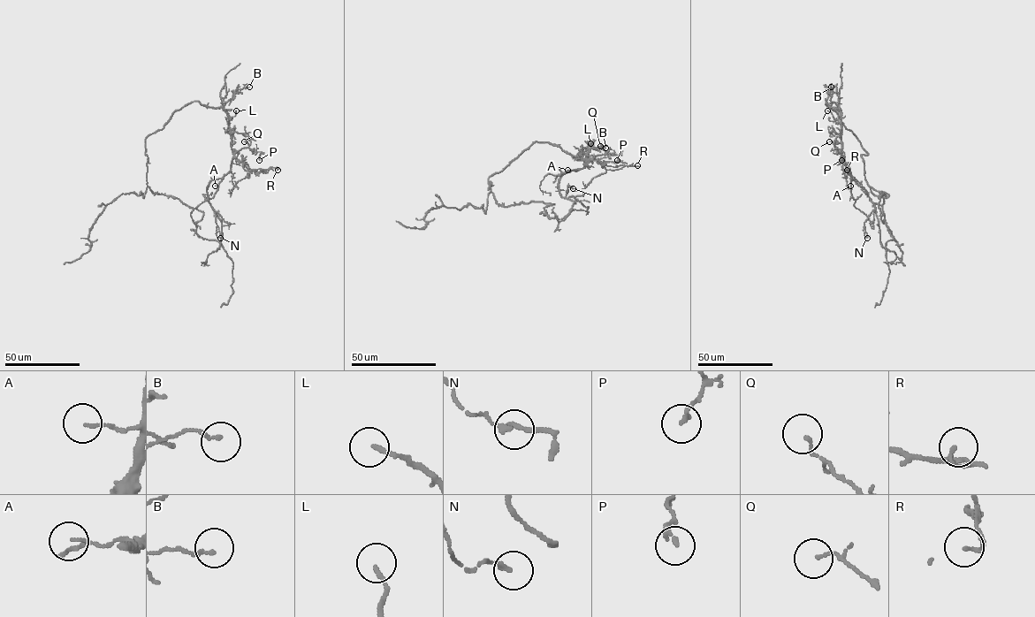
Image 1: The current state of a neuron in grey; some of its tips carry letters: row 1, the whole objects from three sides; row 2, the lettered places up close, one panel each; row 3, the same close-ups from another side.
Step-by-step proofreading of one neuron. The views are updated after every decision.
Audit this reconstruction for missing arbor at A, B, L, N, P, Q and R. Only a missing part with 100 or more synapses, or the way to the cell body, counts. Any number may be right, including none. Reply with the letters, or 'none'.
none

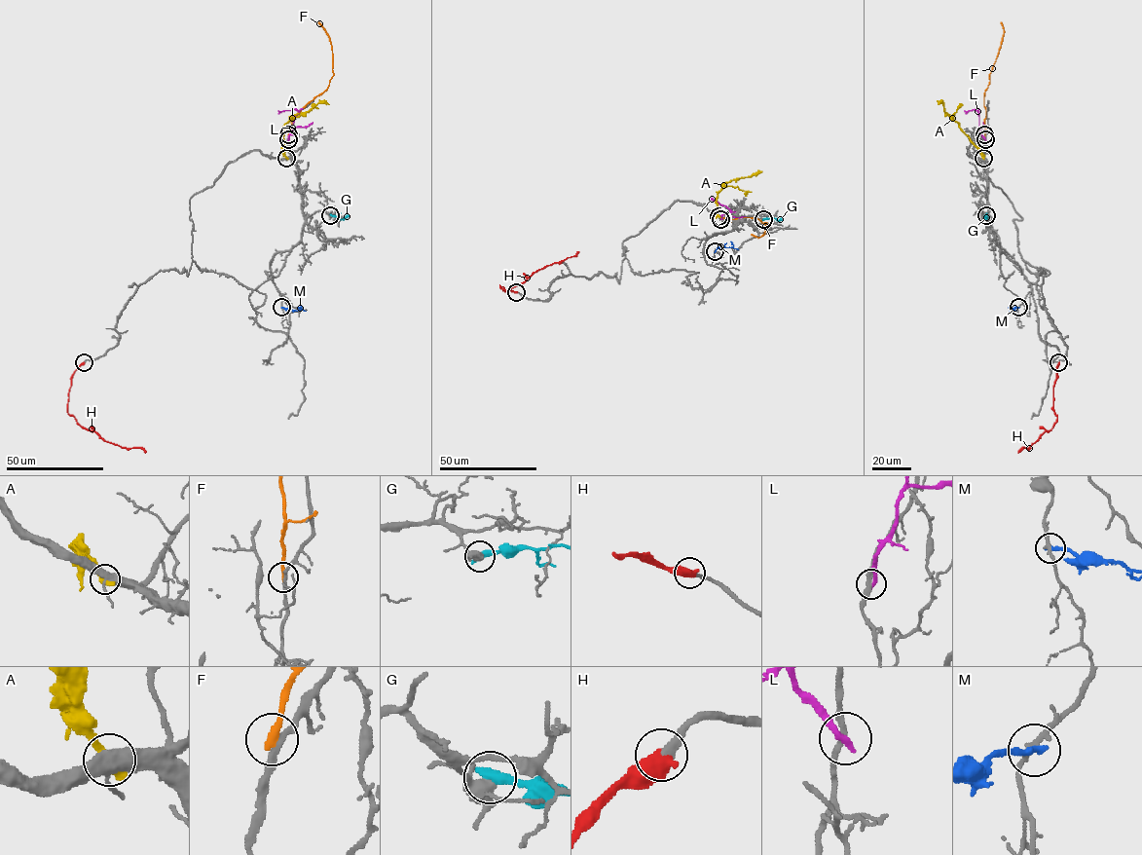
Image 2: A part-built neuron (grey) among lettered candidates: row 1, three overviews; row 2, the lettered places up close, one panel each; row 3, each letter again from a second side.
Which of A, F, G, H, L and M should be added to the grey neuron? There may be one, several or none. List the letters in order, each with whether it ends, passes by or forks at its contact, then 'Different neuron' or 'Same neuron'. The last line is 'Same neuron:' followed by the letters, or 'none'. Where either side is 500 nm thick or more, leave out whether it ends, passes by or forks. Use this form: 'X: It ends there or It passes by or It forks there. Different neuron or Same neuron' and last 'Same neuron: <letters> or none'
A: Different neuron
F: It ends there. Different neuron
G: It ends there. Different neuron
H: Same neuron
L: It ends there. Different neuron
M: It ends there. Different neuron
Same neuron: H

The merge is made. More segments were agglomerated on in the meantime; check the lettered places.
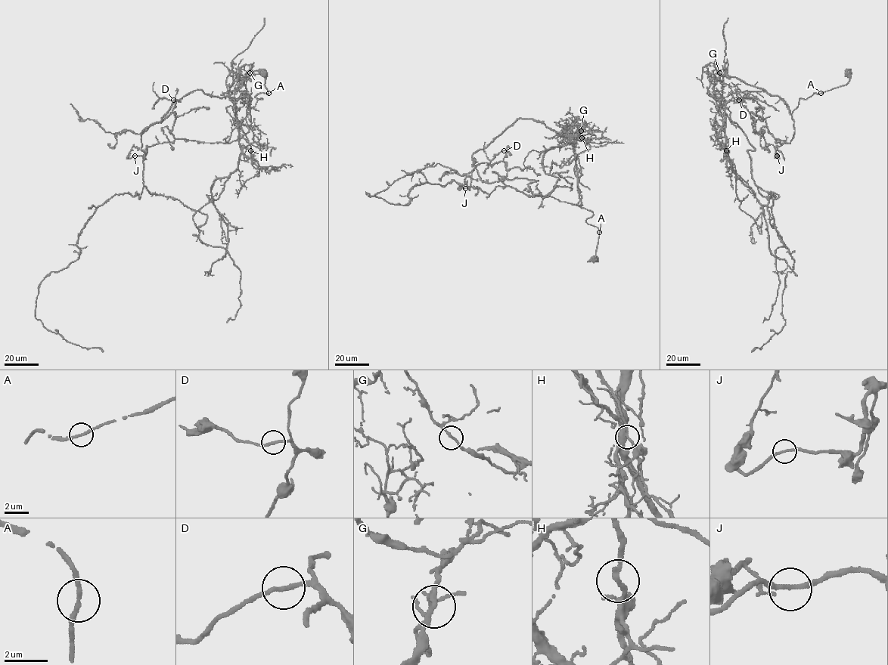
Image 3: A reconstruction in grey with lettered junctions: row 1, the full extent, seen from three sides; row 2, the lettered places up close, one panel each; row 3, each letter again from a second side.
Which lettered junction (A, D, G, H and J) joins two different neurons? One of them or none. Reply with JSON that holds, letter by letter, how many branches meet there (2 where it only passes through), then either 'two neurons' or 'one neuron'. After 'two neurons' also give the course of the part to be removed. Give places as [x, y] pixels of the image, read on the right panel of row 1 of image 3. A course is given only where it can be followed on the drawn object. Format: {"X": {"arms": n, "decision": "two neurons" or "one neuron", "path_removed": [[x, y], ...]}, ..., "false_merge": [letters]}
{"A": {"arms": 2, "decision": "one neuron"}, "D": {"arms": 2, "decision": "one neuron"}, "G": {"arms": 2, "decision": "one neuron"}, "H": {"arms": 2, "decision": "two neurons", "path_removed": [[726, 150], [718, 78], [782, 99], [790, 143], [750, 112], [764, 131], [752, 132], [759, 103]]}, "J": {"arms": 2, "decision": "one neuron"}, "false_merge": ["H"]}

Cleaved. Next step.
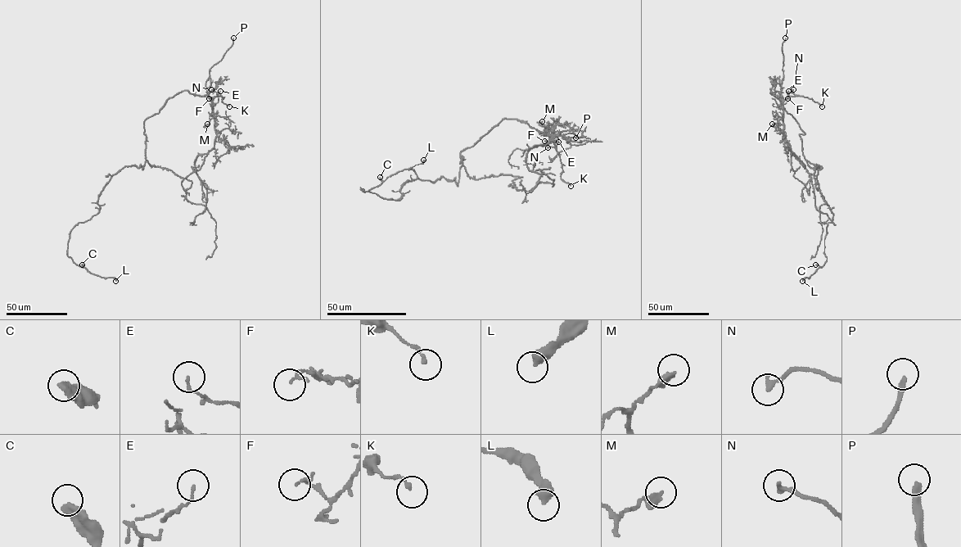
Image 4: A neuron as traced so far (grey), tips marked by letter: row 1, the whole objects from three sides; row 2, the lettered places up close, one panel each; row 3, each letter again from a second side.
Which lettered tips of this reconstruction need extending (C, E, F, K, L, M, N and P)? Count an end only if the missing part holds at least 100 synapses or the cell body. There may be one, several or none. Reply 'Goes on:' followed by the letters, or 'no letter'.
Goes on: P

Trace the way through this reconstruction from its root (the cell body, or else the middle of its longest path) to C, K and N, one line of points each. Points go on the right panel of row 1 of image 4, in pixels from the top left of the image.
C: (803, 131), (802, 154), (810, 167), (822, 167), (815, 166), (818, 190), (833, 214), (827, 259), (815, 264)
K: (803, 131), (770, 90), (783, 100), (789, 96), (803, 96), (822, 106)
N: (803, 131), (781, 101), (770, 93), (770, 90), (784, 100), (795, 96), (793, 89)

